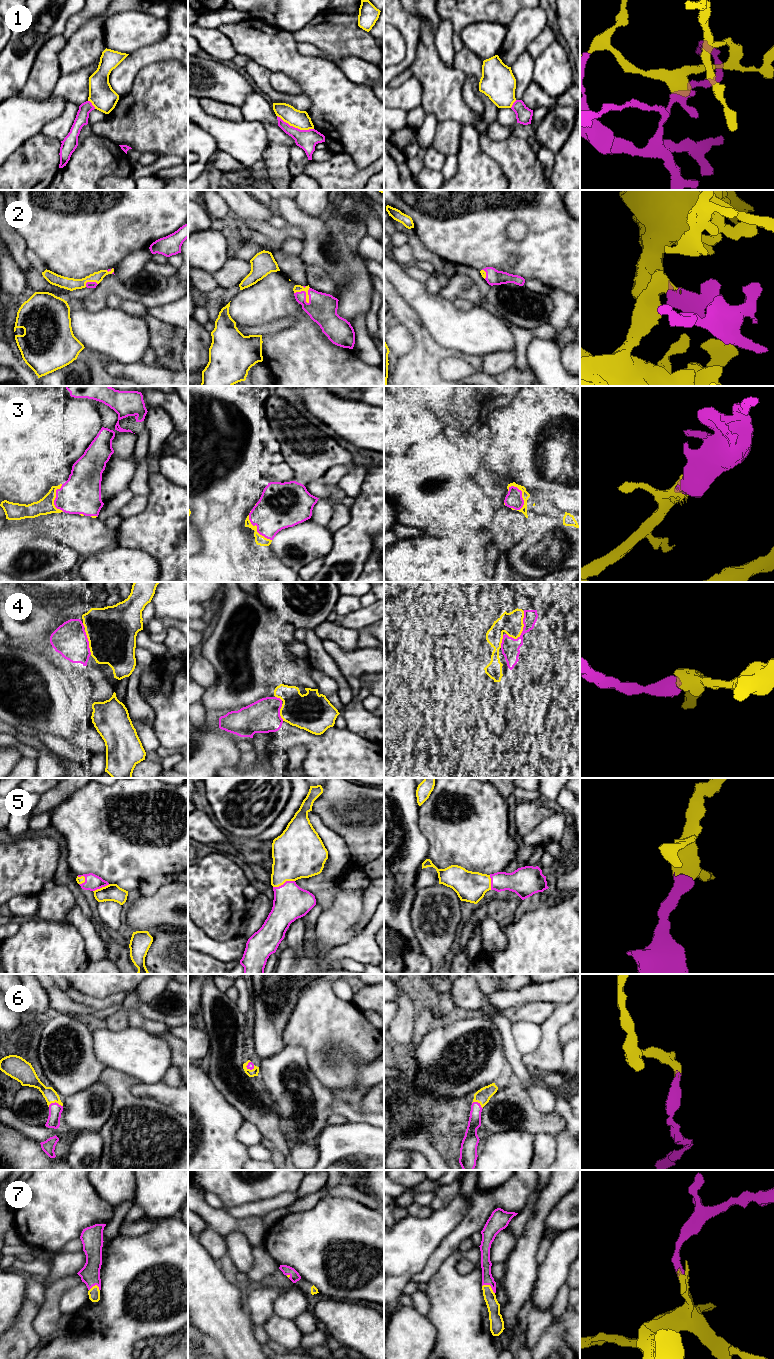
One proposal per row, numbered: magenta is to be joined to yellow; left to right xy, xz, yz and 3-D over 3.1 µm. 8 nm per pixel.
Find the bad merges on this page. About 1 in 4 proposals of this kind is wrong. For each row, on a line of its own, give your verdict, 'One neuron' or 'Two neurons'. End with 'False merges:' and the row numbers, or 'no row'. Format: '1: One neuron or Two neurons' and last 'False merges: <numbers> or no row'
1: Two neurons
2: One neuron
3: One neuron
4: One neuron
5: One neuron
6: One neuron
7: One neuron
False merges: 1

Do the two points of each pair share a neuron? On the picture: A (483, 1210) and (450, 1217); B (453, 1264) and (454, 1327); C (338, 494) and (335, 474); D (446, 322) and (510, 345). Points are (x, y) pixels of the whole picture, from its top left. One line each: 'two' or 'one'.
A: two
B: one
C: one
D: one

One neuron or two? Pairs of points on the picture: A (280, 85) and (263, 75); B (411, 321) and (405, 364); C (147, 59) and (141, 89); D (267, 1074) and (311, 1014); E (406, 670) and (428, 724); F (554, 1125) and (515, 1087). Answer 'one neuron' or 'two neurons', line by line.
A: two neurons
B: one neuron
C: two neurons
D: two neurons
E: two neurons
F: one neuron

